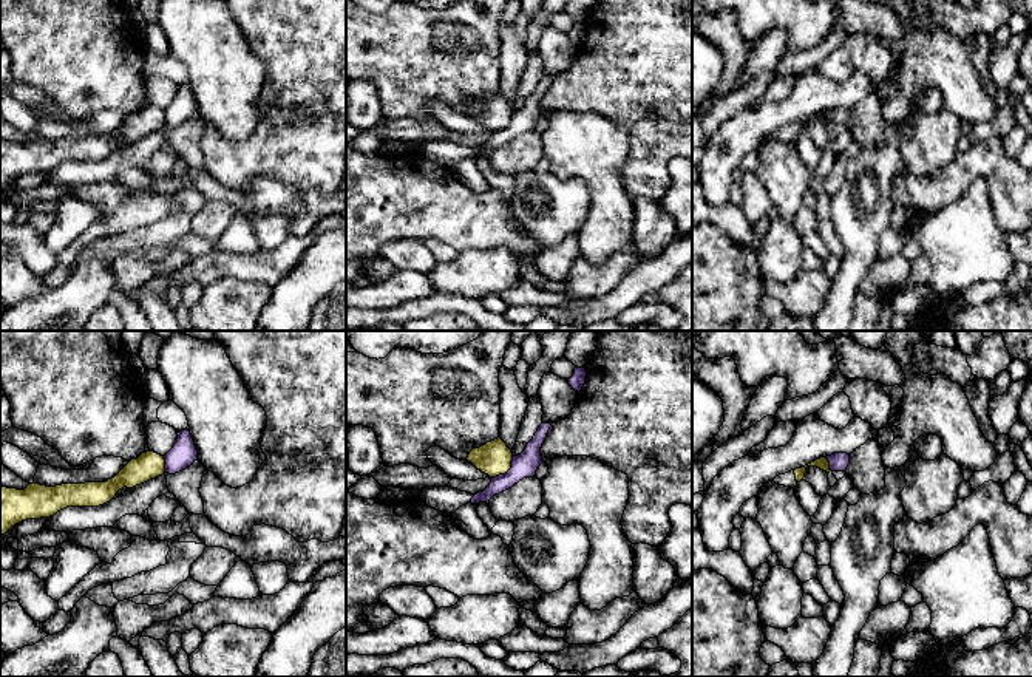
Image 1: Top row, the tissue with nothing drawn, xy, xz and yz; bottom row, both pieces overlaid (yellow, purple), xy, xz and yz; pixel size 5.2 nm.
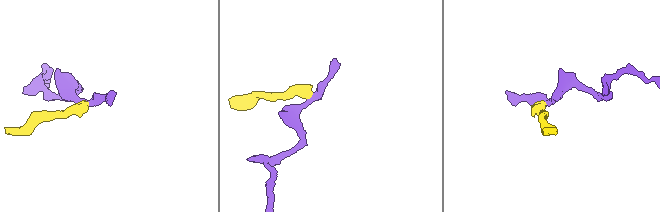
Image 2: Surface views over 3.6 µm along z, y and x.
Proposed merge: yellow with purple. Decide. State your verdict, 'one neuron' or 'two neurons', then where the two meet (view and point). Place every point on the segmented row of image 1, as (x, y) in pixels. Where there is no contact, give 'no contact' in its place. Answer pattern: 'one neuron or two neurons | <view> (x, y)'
two neurons | xz (505, 472)

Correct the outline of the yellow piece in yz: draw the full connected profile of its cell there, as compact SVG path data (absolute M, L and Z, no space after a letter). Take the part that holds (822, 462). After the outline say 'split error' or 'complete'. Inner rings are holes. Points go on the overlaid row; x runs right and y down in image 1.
M820 458L820 459L816 459L814 462L808 464L802 468L796 468L796 470L785 473L785 475L779 475L772 481L779 485L794 488L800 481L803 481L808 467L817 467L827 473L831 471L828 459Z | split error

